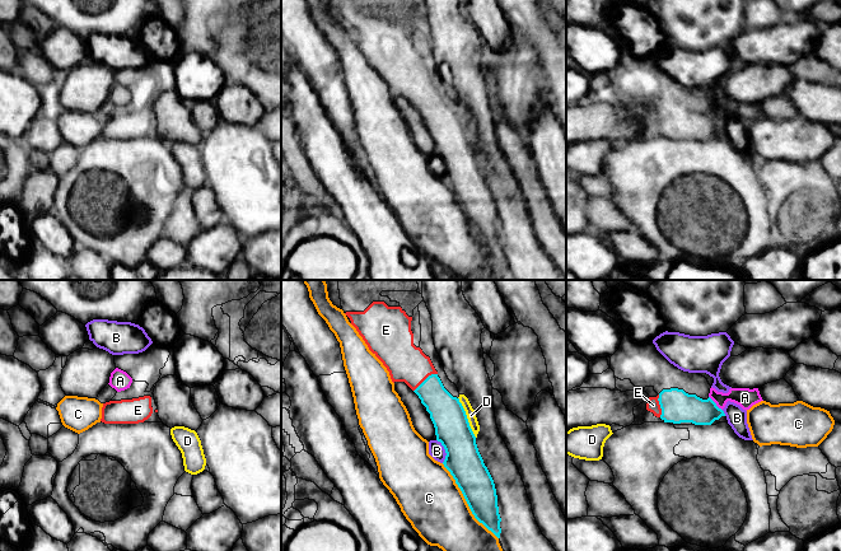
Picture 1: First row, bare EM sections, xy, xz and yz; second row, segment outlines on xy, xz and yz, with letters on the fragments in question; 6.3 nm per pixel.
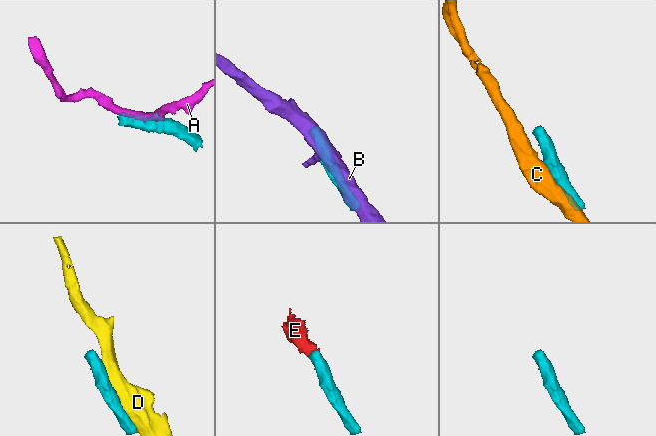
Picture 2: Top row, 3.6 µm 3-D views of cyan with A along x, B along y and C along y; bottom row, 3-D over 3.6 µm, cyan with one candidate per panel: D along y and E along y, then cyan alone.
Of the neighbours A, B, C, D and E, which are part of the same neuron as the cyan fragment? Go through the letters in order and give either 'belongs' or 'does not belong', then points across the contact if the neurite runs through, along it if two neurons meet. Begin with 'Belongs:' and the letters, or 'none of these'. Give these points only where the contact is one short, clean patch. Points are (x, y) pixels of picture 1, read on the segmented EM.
Belongs: E
A: does not belong
B: does not belong; border along xz (437, 439), (445, 453), (443, 462)
C: does not belong
D: does not belong
E: belongs; runs through xz (447, 412), (425, 379), (406, 363)

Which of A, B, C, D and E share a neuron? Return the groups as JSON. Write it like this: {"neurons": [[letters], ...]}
{"neurons": [["A"], ["B"], ["C"], ["D"], ["E"]]}

